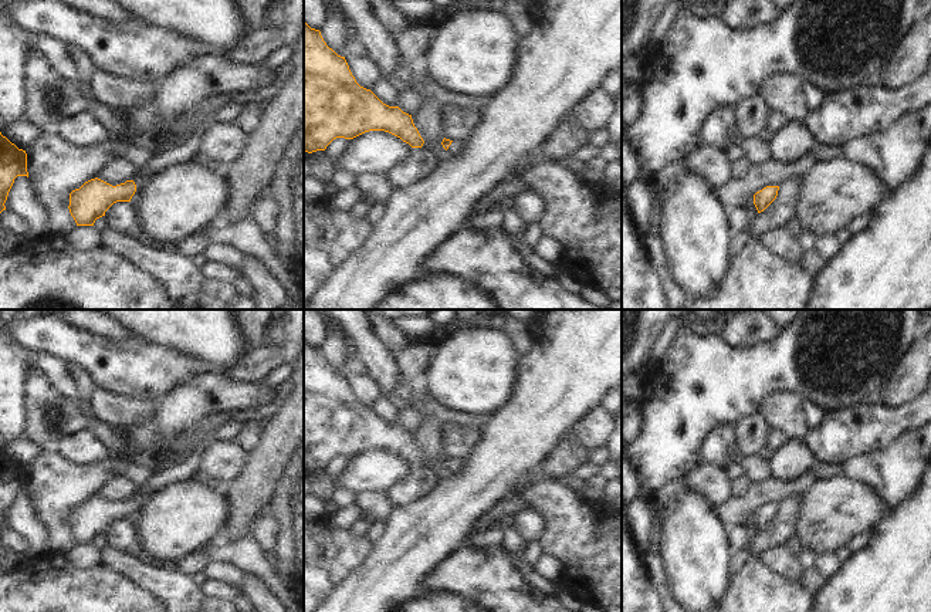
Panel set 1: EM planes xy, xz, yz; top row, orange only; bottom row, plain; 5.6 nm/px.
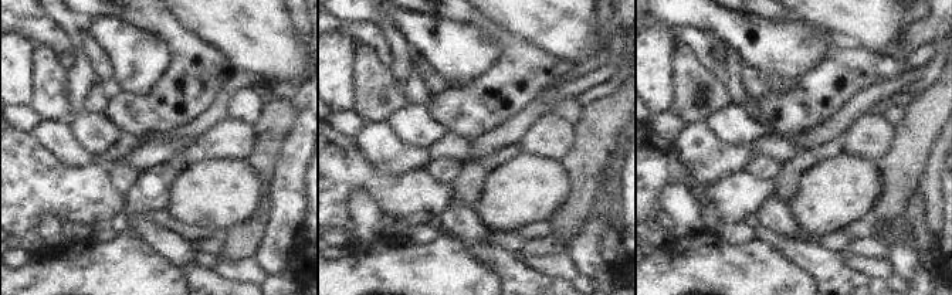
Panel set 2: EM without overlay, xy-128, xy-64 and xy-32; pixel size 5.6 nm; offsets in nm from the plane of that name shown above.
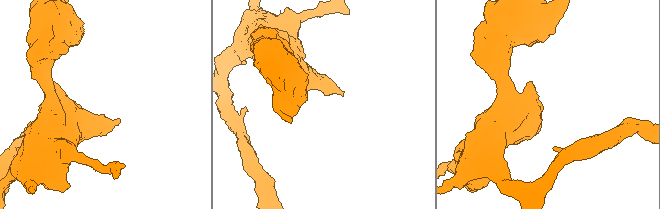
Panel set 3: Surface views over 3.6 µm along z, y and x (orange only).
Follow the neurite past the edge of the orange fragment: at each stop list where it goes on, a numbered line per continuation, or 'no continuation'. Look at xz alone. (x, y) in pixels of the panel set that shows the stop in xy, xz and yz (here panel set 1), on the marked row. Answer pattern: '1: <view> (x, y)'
1: xz (456, 146)

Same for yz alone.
no continuation

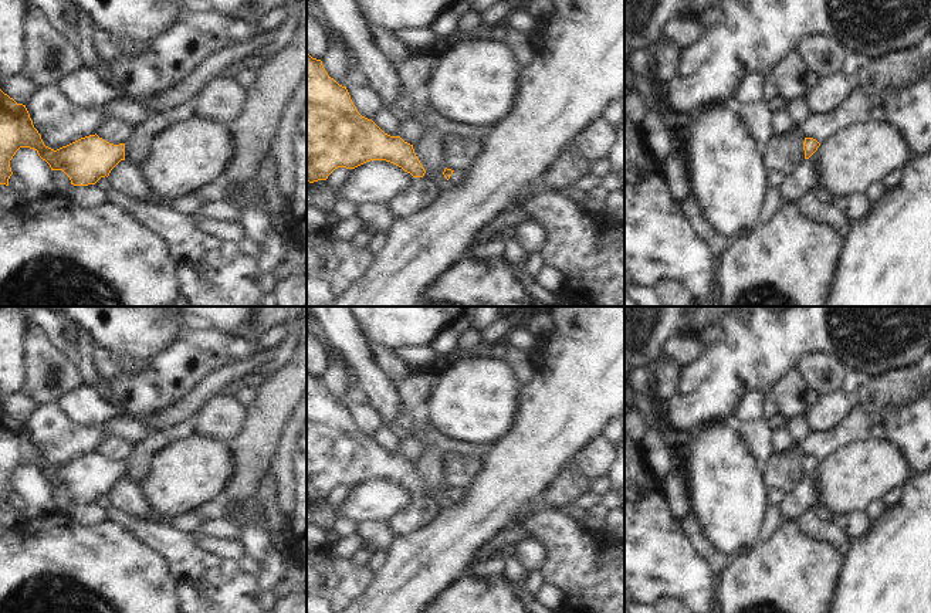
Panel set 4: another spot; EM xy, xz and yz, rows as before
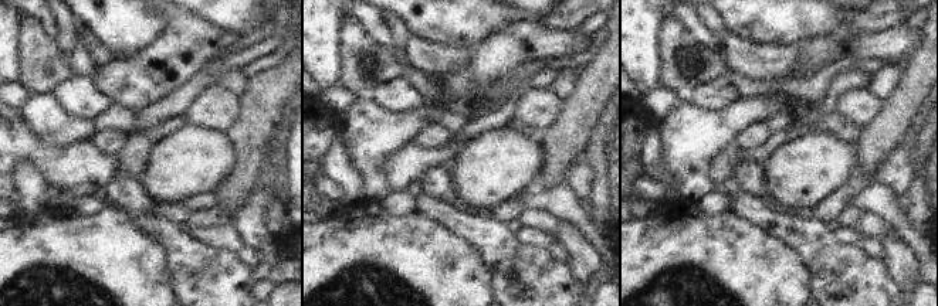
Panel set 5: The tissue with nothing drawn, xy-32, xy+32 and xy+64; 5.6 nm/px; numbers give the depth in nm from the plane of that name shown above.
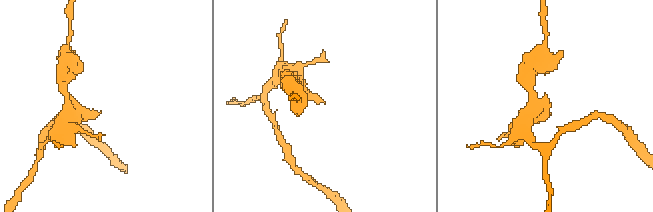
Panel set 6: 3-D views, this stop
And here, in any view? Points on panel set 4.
1: xz (457, 176)

